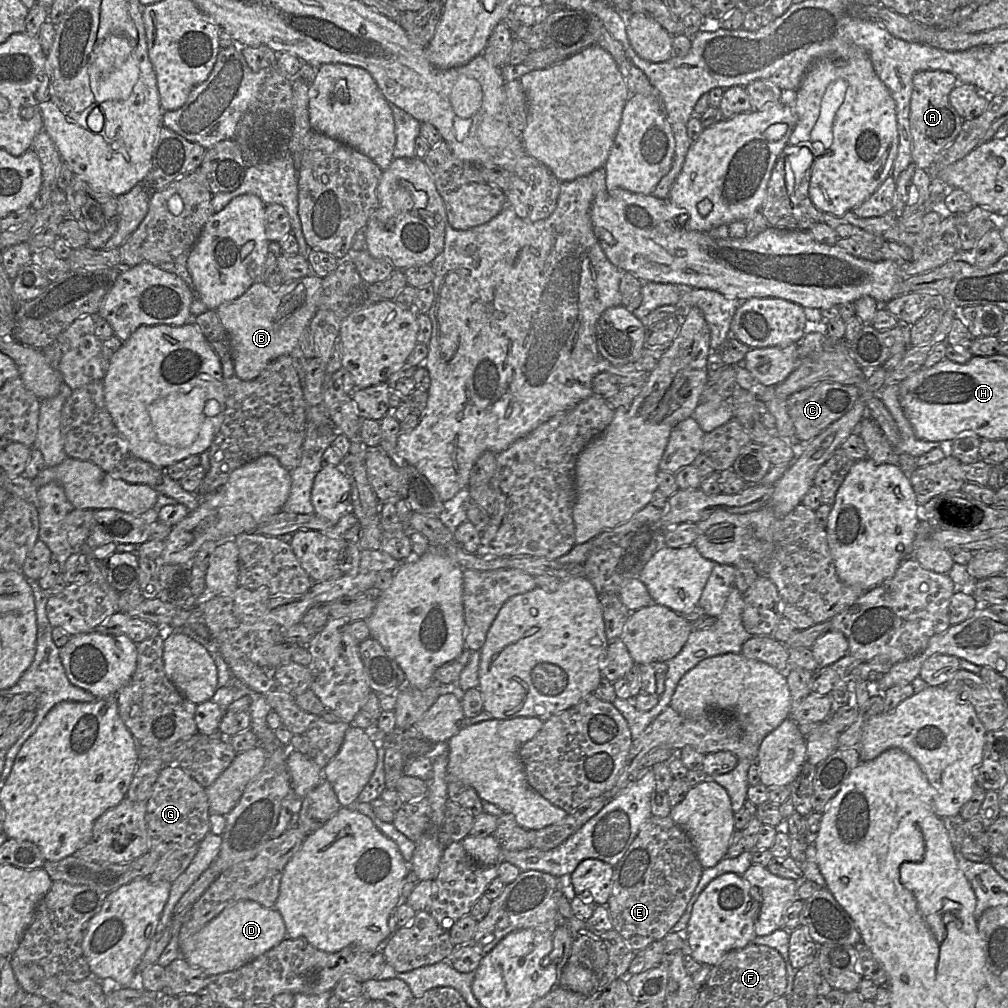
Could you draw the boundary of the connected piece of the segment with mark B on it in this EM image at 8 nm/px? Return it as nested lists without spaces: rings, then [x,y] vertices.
[[[310,273],[303,278],[283,283],[279,288],[255,282],[239,298],[217,308],[219,320],[230,340],[233,367],[239,379],[255,379],[271,361],[289,355],[298,345],[301,334],[309,327],[318,310],[322,281],[321,277]]]

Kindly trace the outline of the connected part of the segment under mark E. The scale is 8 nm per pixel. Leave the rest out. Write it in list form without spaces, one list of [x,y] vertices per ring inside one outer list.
[[[651,816],[642,825],[623,857],[614,866],[612,892],[606,905],[613,929],[622,936],[632,951],[642,950],[671,932],[685,912],[703,869],[687,834],[670,816]]]

